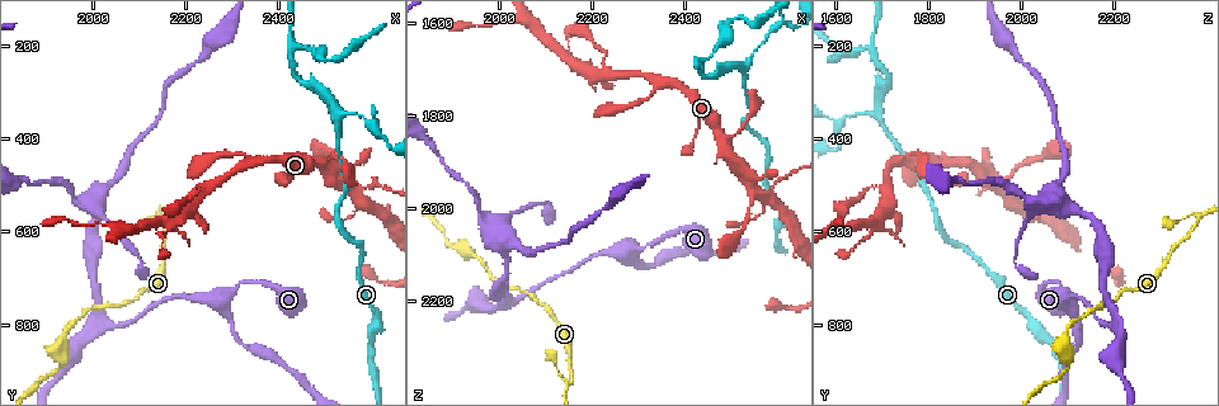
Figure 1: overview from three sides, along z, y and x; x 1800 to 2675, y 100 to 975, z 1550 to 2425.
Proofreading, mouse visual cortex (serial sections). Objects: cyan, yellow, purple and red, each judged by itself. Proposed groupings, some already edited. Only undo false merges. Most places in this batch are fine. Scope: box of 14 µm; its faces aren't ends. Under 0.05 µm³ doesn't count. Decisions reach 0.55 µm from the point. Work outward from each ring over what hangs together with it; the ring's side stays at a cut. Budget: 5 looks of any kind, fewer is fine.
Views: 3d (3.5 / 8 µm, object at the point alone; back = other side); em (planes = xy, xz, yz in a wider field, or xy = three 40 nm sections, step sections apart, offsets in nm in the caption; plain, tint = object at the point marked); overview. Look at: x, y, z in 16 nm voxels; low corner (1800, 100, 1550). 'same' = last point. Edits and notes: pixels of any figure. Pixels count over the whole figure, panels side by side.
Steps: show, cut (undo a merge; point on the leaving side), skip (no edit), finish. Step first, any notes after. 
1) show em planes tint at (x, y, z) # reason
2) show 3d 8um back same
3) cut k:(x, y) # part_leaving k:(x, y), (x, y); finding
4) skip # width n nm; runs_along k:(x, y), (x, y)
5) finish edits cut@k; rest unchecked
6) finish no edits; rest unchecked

show 3d 3.5um back at (2150, 565, 2380) # three arms meet

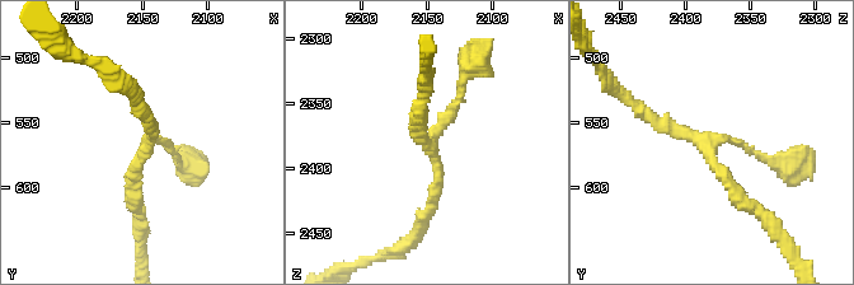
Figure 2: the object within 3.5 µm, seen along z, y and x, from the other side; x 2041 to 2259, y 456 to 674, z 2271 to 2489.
show em planes tint at (2146, 570, 2382)

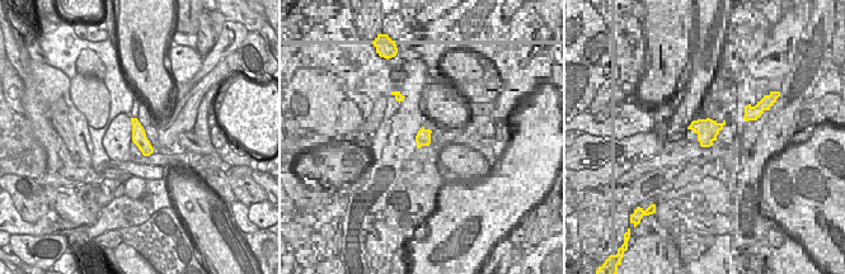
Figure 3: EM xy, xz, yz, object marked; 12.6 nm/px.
show em xy step 3 tint same # another direction

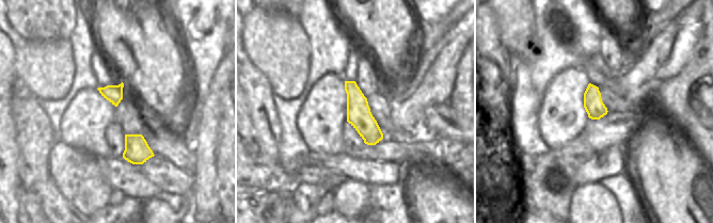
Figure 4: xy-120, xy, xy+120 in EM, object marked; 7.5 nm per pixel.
skip # arm_widths 100, 150, 150 nm; runs_along 2:(755, 210), (709, 148), (736, 140), (772, 163); continuous, no second cell

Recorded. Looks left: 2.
show 3d 3.5um at (2025, 795, 2205) # three-way junction

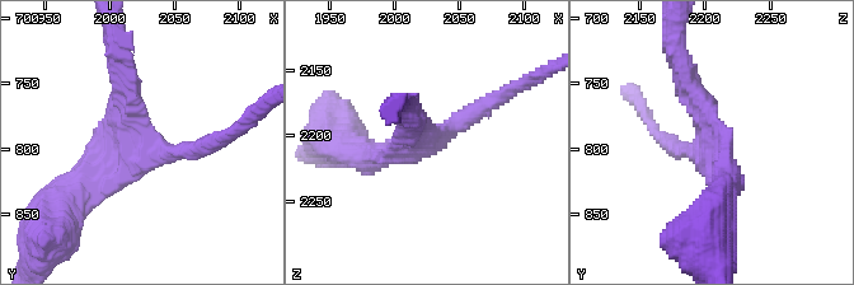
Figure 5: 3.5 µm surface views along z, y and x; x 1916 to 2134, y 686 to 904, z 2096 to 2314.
show em xy step 3 tint at (2028, 798, 2202)

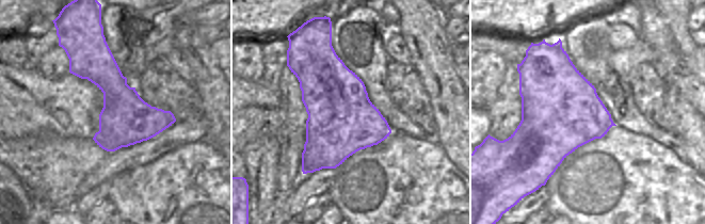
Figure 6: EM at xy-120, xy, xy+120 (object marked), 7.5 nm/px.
skip # runs_along 5:(214, 141), (151, 153), (125, 71); one cell here

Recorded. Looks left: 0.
finish no edits; rest unchecked

